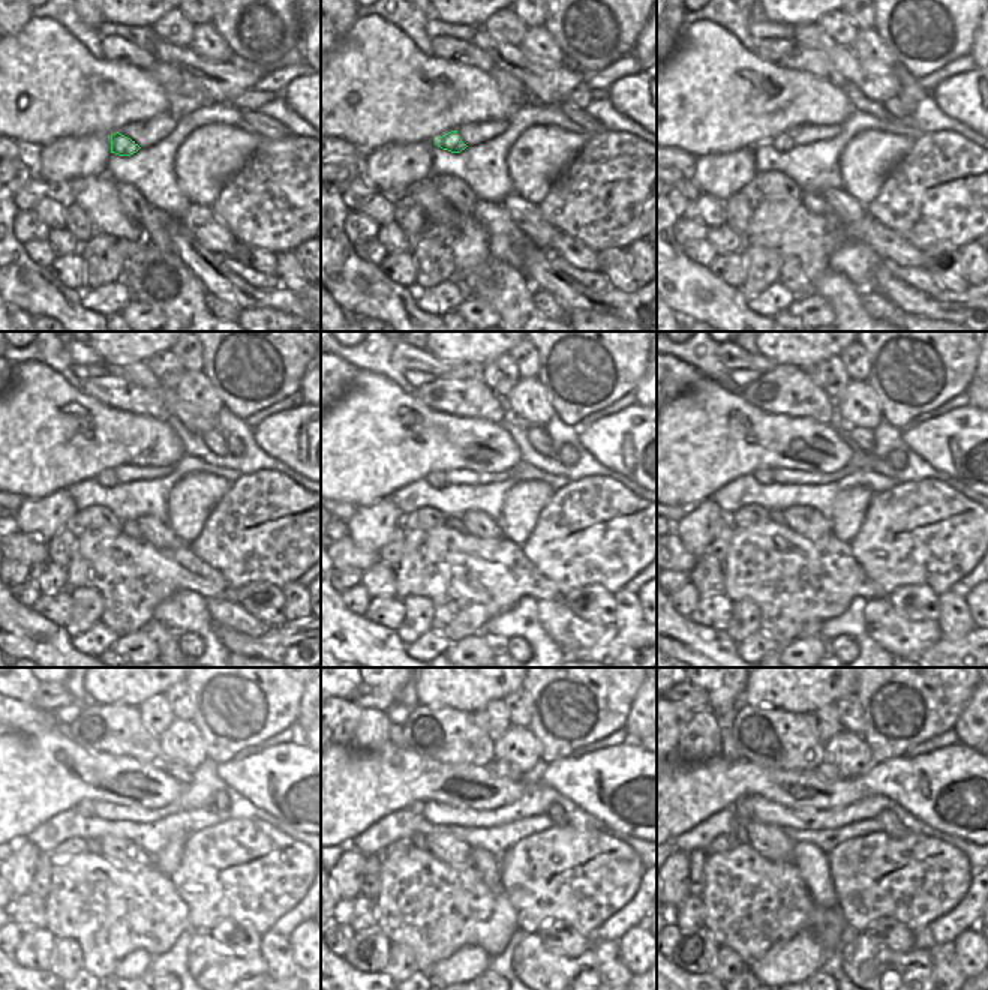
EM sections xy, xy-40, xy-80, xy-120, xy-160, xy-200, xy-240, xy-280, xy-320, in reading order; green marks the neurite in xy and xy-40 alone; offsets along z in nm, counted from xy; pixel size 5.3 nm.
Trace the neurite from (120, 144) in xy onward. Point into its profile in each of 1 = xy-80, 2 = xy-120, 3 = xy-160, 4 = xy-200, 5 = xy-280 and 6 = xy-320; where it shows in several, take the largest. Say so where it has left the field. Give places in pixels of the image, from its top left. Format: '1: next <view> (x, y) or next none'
1: next xy-80 (783, 143)
2: next xy-120 (107, 479)
3: next xy-160 (437, 479)
4: next xy-200 (765, 476)
5: next xy-280 (417, 807)
6: next xy-320 (741, 807)

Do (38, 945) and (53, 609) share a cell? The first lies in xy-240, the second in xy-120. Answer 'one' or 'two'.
one

